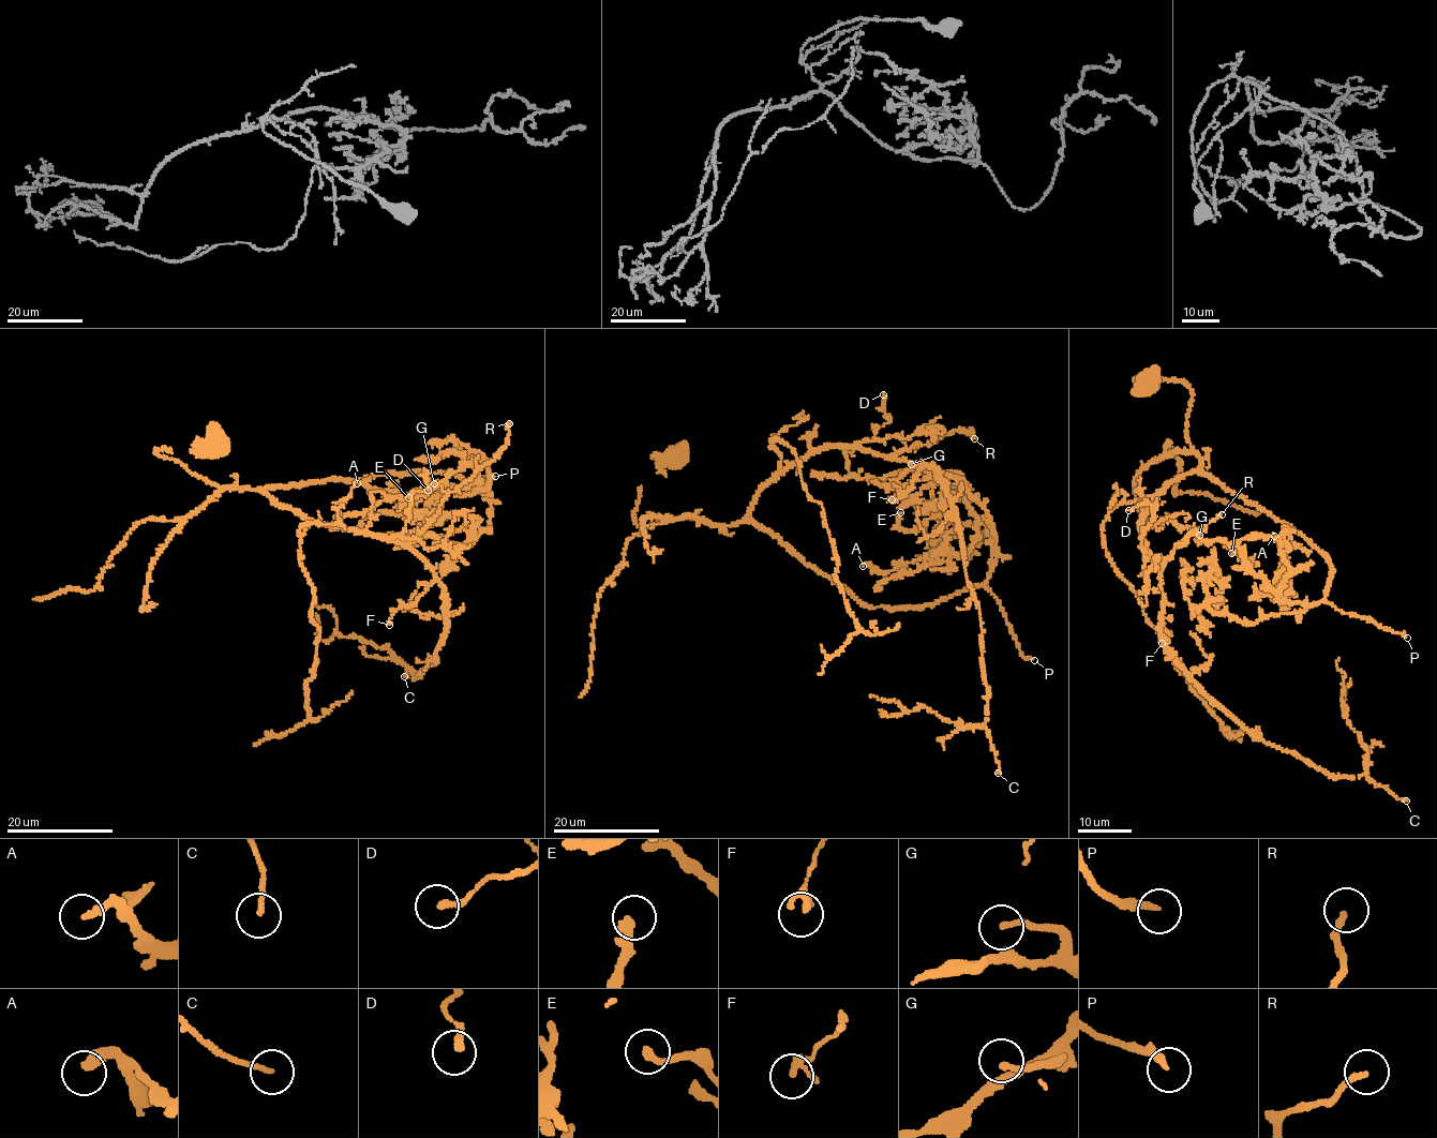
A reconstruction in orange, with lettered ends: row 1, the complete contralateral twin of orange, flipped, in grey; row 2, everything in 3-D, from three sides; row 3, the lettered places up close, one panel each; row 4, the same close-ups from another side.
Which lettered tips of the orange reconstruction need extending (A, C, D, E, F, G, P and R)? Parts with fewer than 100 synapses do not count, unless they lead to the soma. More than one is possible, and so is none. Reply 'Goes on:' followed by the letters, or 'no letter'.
Goes on: P

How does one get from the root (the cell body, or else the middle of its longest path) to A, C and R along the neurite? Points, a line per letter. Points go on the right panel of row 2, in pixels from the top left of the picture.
A: (1141, 383), (1185, 383), (1205, 475), (1325, 555), (1323, 599), (1291, 603), (1269, 587), (1288, 587), (1274, 536)
C: (1141, 383), (1189, 388), (1186, 436), (1202, 464), (1141, 523), (1164, 646), (1265, 743), (1406, 800)
R: (1141, 383), (1189, 388), (1186, 436), (1202, 464), (1170, 481), (1143, 515), (1159, 570), (1222, 514)

